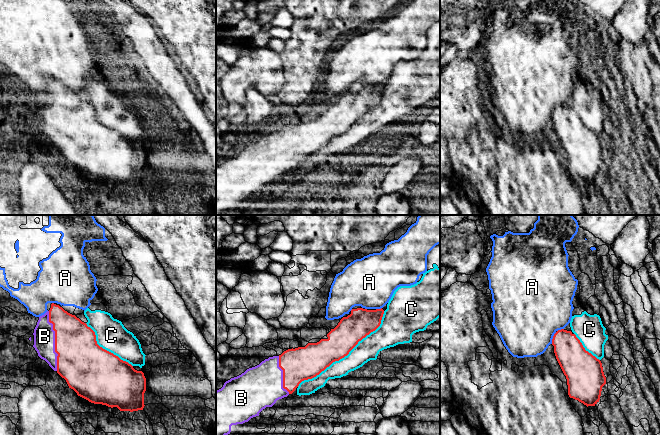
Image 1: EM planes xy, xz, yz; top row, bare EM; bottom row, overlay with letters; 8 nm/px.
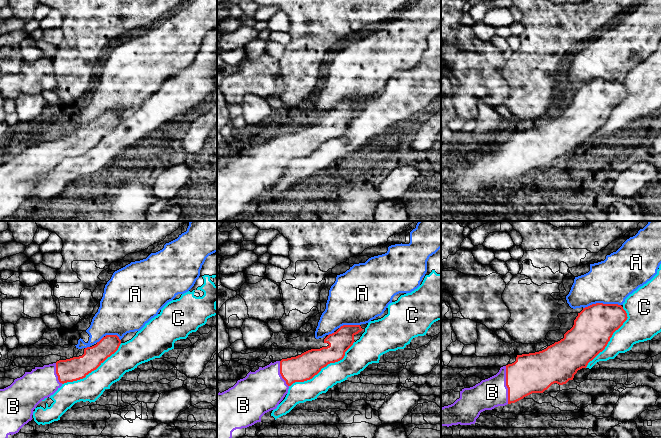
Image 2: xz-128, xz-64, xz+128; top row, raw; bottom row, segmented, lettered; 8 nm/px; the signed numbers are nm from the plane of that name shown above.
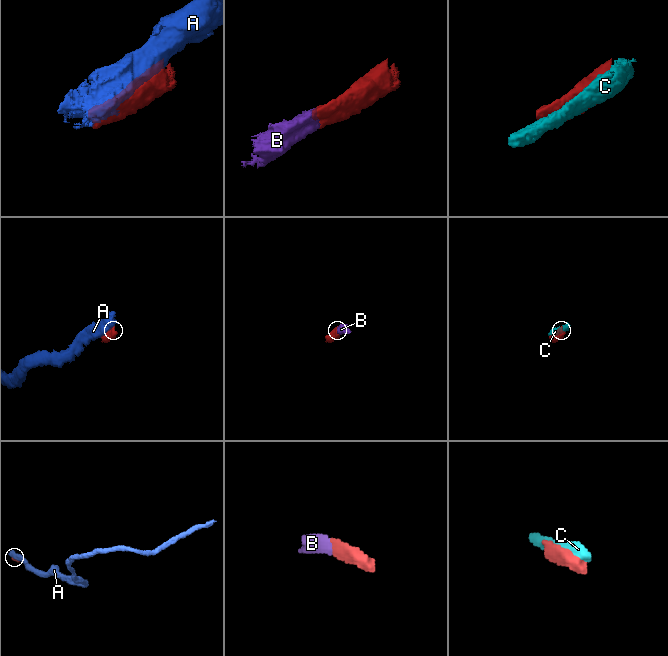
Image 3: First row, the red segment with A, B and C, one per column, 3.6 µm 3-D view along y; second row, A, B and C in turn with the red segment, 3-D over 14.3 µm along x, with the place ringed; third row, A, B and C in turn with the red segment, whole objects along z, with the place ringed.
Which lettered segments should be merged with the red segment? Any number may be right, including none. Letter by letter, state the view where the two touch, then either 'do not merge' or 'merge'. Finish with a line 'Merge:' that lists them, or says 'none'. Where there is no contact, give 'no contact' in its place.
A: contact in yz; do not merge
B: contact in xy; merge
C: contact in xz; do not merge
Merge: B

